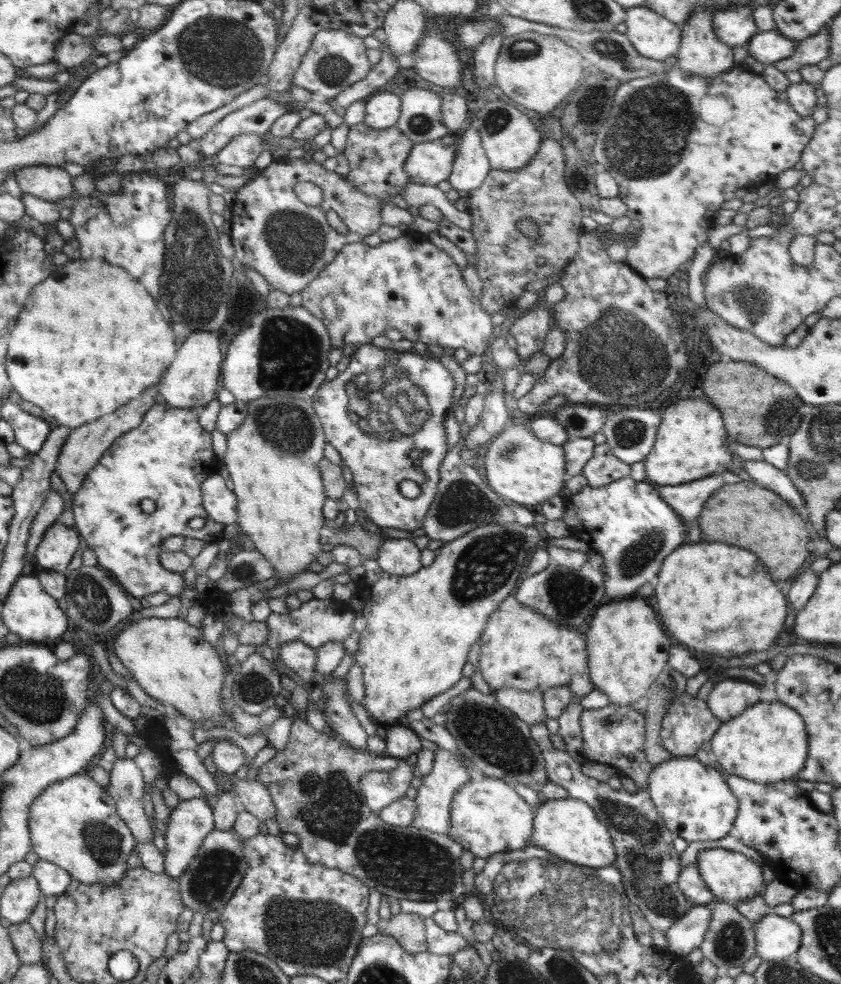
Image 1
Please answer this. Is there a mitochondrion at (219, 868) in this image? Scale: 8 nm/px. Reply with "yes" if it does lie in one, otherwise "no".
yes

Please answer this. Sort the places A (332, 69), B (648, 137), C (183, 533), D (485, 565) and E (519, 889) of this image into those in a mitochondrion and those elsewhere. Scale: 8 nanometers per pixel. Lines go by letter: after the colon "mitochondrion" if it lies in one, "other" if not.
A: mitochondrion
B: mitochondrion
C: other
D: mitochondrion
E: mitochondrion

